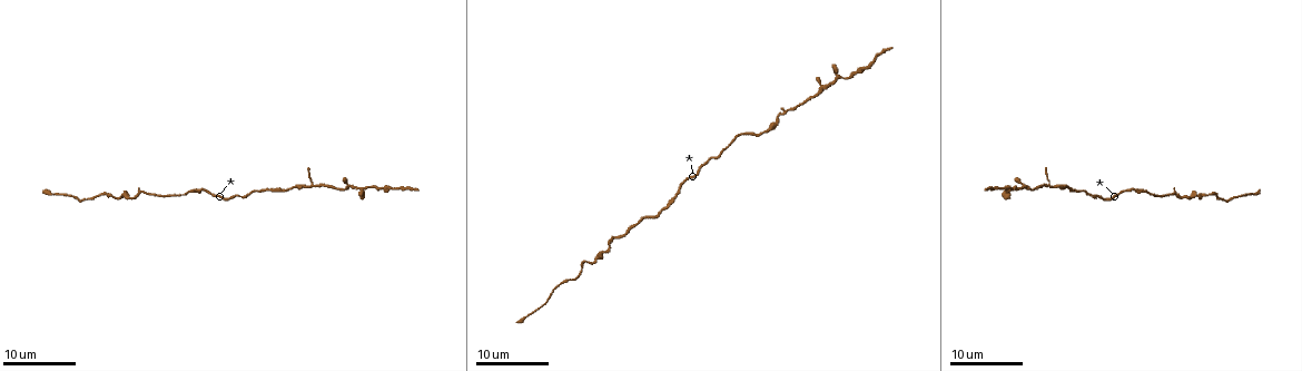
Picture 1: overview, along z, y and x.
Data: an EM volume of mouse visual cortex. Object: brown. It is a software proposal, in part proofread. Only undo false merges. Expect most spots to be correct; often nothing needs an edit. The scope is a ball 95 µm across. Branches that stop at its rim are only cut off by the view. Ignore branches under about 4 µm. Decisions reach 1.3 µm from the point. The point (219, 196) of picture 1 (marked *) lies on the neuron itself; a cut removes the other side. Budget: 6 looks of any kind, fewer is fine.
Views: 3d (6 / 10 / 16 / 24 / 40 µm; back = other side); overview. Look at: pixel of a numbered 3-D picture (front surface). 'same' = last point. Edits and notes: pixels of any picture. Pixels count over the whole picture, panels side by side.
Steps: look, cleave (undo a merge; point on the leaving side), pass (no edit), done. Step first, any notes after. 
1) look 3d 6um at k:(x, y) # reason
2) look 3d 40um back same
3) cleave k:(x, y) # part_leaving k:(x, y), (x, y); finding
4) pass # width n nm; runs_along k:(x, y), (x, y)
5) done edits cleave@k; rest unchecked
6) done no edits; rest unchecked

look 3d 16um at 1:(843, 76) # three-way junction

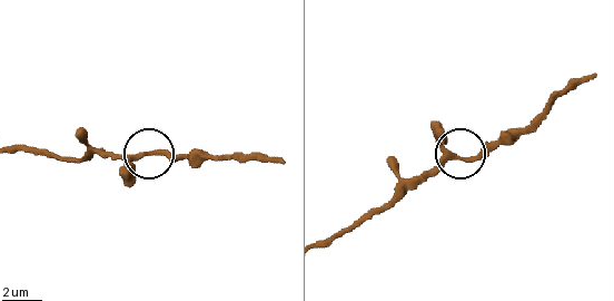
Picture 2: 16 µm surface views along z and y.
look 3d 10um at 2:(152, 152)

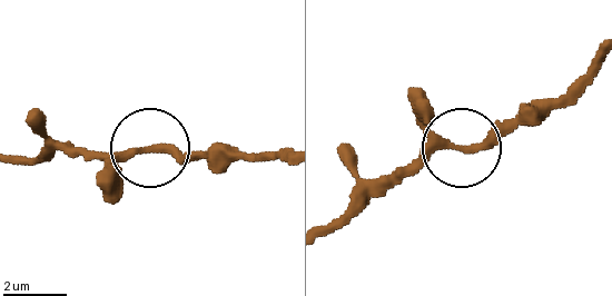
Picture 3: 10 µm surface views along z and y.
pass # runs_along 3:(331, 232), (434, 153), (482, 147), (552, 105); all the same neuron

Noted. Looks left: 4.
look 3d 16um at 1:(1147, 190)

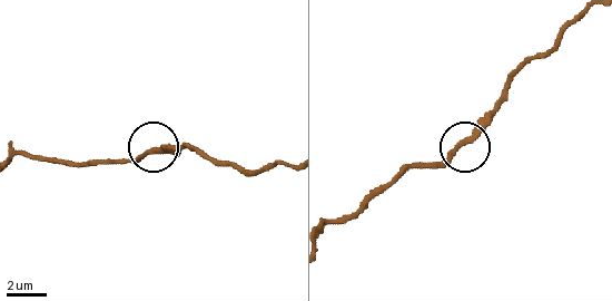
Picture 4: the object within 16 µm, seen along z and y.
look 3d 10um at 4:(151, 150) # closer look

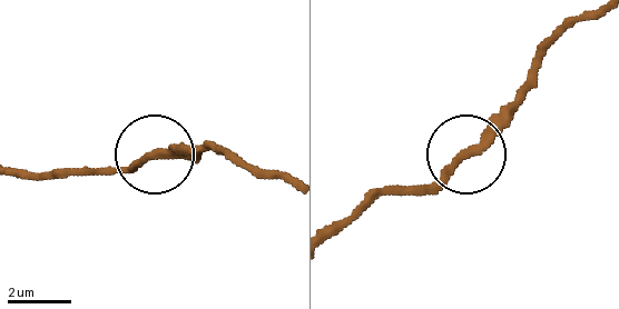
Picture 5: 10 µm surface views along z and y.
pass # all the same neuron

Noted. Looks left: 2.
done no edits; rest unchecked

